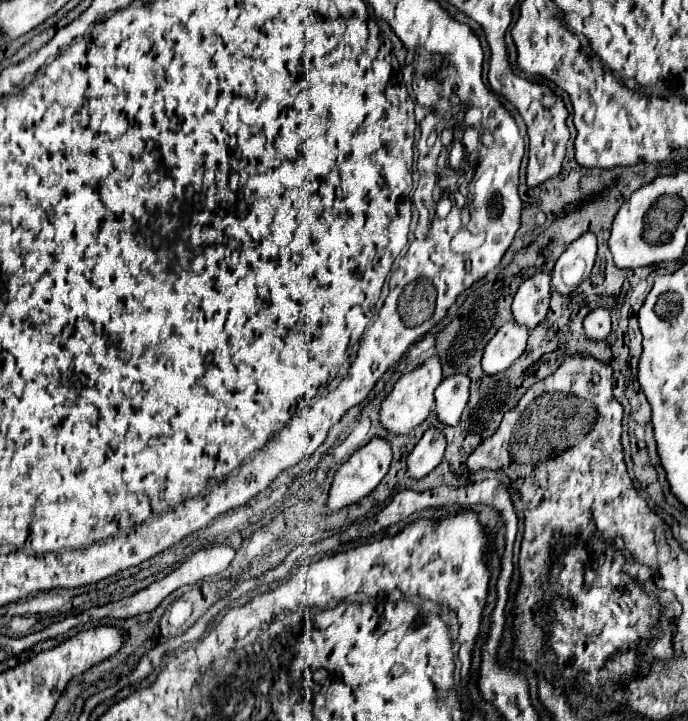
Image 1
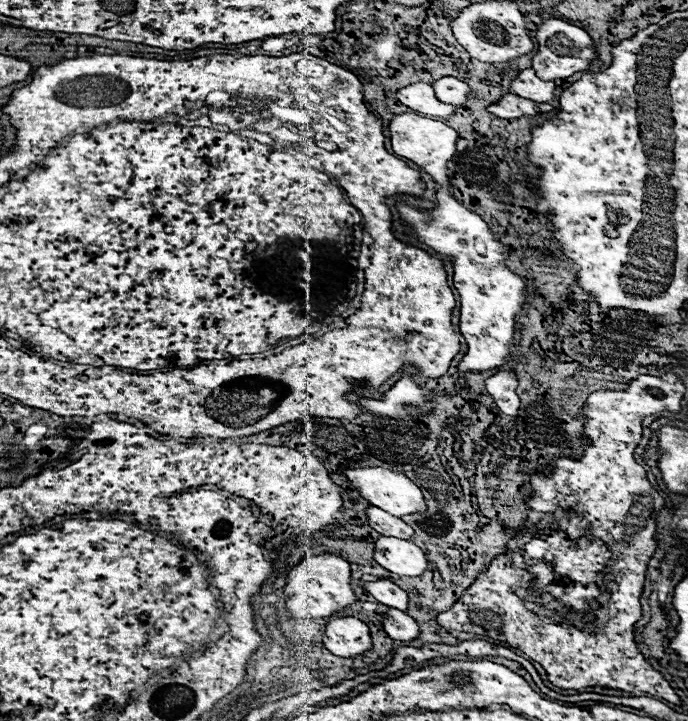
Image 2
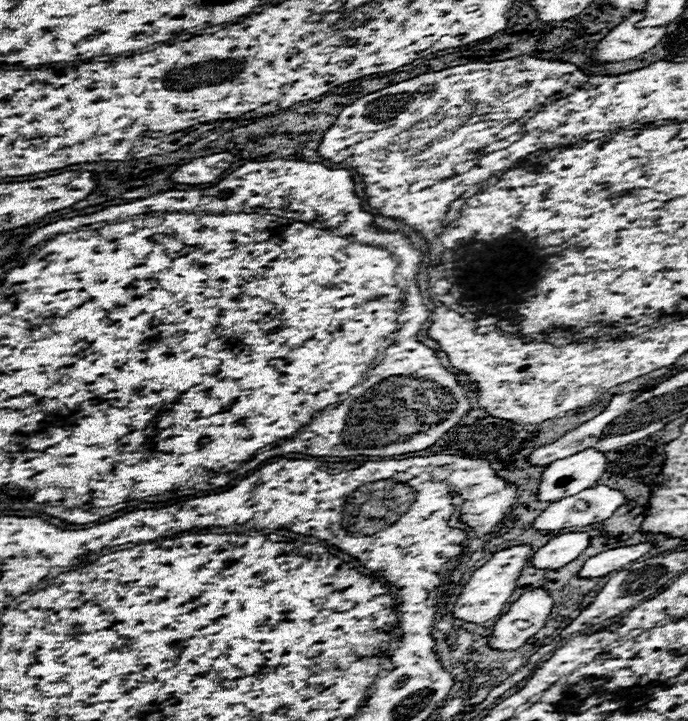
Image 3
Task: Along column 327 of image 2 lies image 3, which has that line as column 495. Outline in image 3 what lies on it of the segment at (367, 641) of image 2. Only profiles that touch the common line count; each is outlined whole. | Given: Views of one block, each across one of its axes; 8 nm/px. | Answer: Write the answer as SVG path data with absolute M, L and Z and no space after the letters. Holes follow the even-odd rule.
M532 588L522 594L510 610L496 620L490 640L492 648L516 650L538 634L554 608L554 598L544 588Z

